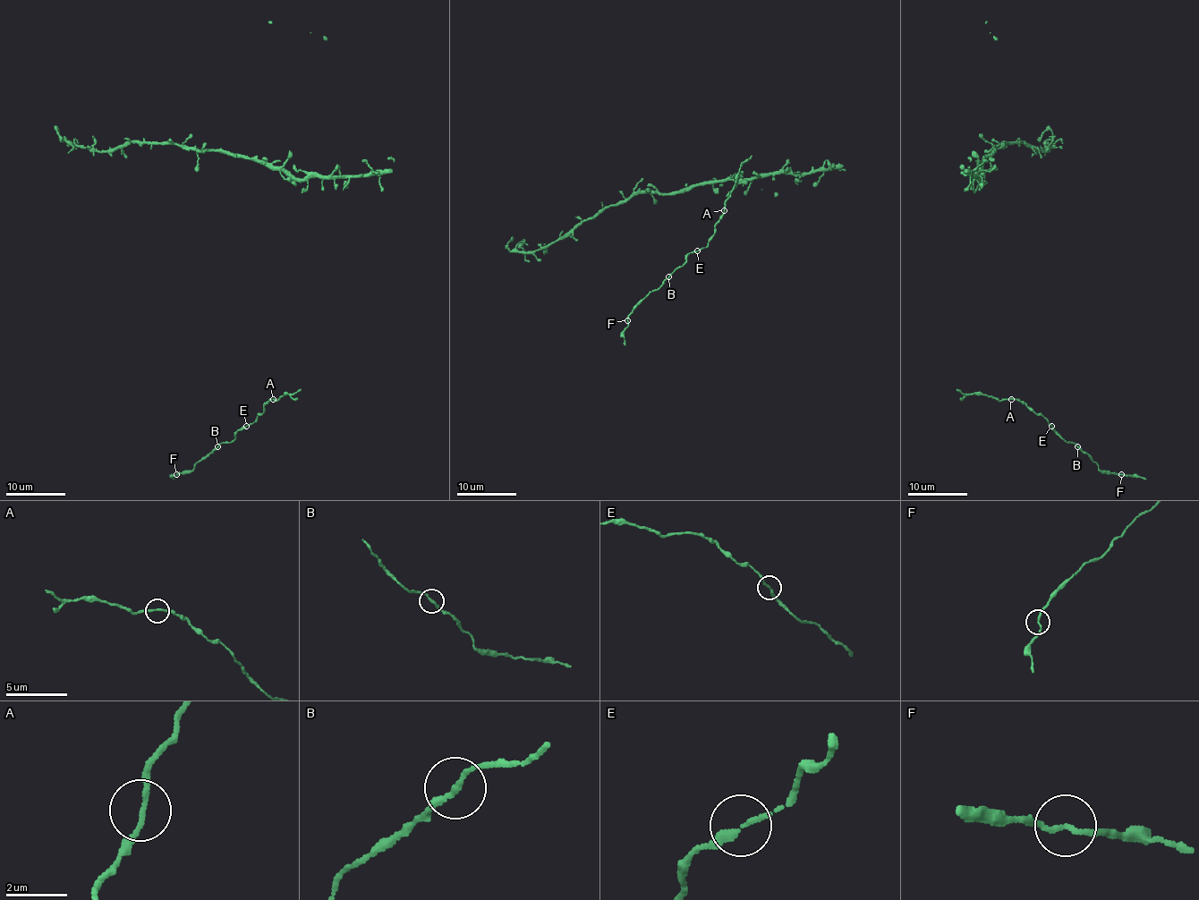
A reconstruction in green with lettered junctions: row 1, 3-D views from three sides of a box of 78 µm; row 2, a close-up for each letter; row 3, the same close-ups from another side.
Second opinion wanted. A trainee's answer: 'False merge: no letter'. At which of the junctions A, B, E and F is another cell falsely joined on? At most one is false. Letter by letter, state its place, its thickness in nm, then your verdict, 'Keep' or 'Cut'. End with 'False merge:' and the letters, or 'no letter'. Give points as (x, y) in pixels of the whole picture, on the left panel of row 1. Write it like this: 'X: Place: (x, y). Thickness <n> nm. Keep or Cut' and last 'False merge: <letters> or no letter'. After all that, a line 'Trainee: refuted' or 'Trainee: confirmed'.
A: Place: (273, 399). Thickness 150 nm. Keep
B: Place: (217, 446). Thickness 160 nm. Keep
E: Place: (246, 426). Thickness 200 nm. Keep
F: Place: (176, 474). Thickness 160 nm. Keep
False merge: no letter
Trainee: confirmed

